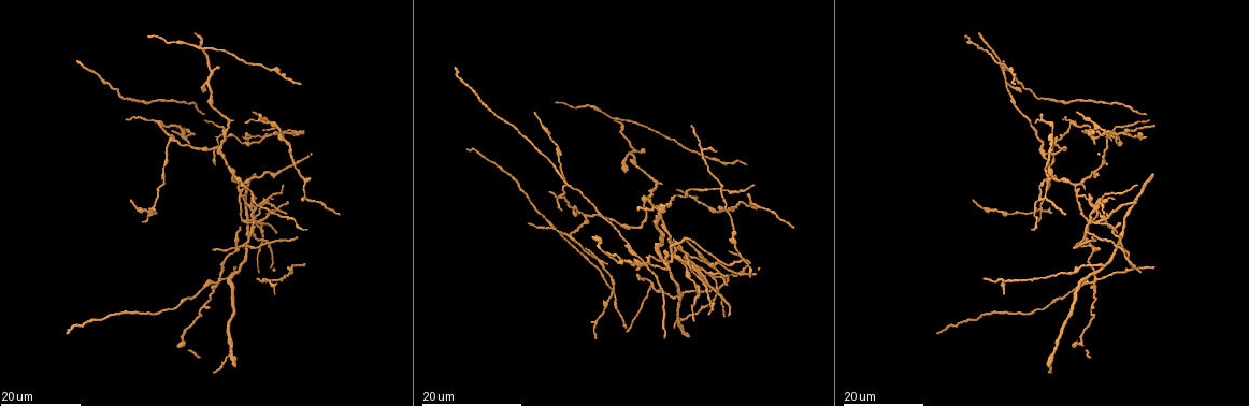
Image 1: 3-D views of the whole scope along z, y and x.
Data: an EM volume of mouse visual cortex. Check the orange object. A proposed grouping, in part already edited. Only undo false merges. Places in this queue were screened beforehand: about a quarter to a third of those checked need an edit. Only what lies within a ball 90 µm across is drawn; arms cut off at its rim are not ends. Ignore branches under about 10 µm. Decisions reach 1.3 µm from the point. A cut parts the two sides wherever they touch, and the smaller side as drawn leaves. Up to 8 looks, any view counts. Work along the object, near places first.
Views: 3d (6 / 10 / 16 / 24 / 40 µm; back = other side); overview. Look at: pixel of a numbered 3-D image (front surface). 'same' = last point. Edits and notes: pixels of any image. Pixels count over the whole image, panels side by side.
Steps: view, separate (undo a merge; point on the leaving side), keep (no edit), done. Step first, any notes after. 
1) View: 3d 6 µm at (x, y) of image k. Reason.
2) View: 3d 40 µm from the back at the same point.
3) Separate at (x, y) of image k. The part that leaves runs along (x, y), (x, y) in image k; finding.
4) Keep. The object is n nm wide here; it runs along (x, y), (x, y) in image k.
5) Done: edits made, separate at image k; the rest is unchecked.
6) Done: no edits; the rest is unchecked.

View: 3d 24 µm at (157, 122) of image 1. Three-way junction.

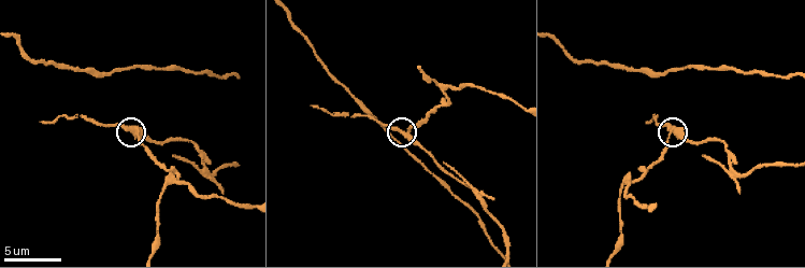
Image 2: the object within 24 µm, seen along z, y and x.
View: 3d 10 µm at (134, 129) of image 2. Zoom in.

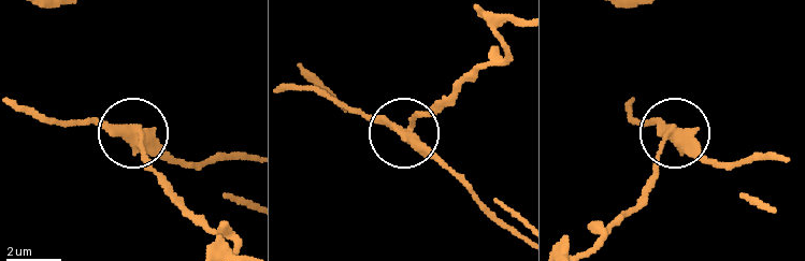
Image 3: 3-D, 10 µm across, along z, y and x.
Separate at (692, 156) of image 3. 3 arms meet here; the part that leaves runs along (670, 130), (724, 164), (780, 160) in image 3; a second neuron is stuck on.

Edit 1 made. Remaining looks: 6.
View: 3d 24 µm at (645, 204) of image 1. Arms part here.

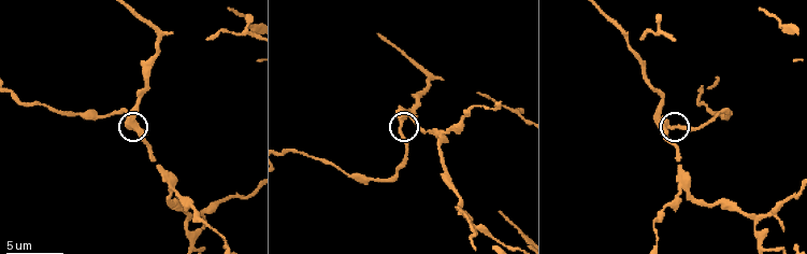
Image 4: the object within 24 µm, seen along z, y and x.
View: 3d 10 µm at (402, 122) of image 4.

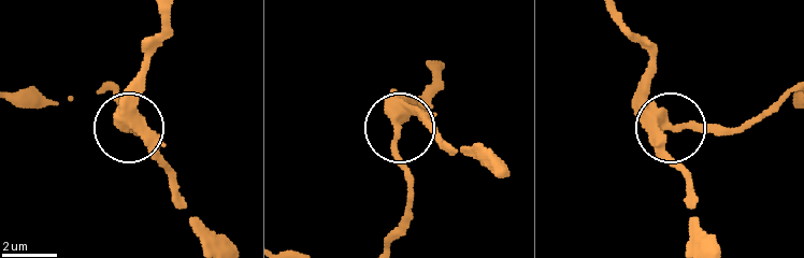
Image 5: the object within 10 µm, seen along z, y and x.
Keep. 3 arms meet here; it runs along (172, 169), (126, 127), (140, 87), (140, 48) in image 5; all the same neuron.

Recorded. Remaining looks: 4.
View: 3d 16 µm at (1054, 125) of image 1. Sudden change in width.

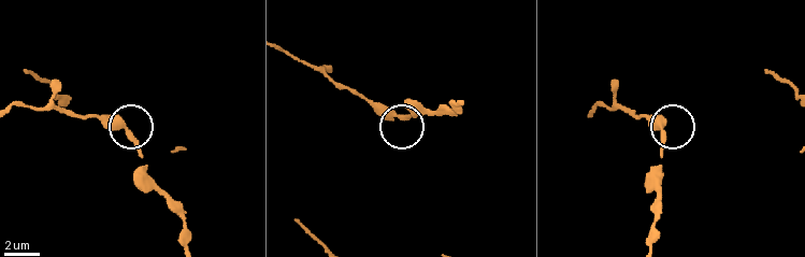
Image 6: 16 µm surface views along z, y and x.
View: 3d 10 µm at (125, 134) of image 6.

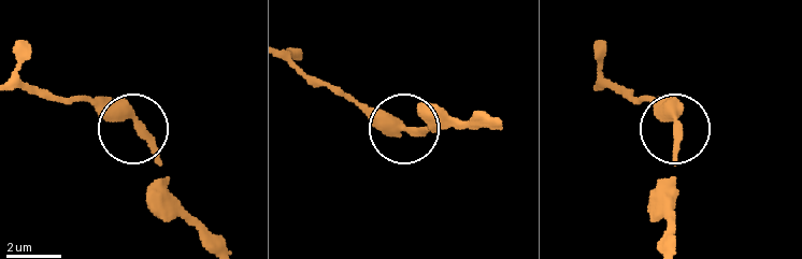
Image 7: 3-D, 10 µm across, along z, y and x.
View: 3d 10 µm from the back at (403, 128) of image 7.

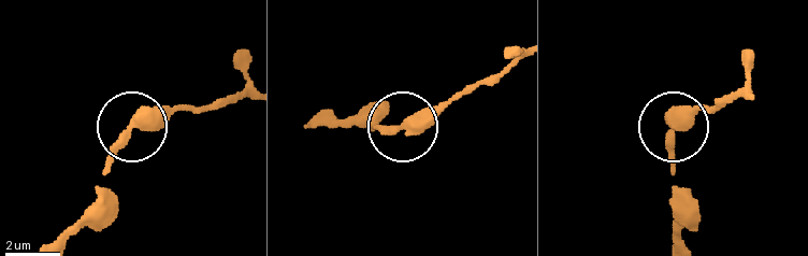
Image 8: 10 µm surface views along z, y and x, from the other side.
Keep. One neuron here.

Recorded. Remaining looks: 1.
View: 3d 10 µm at (685, 192) of image 4. Small branch off a trunk.

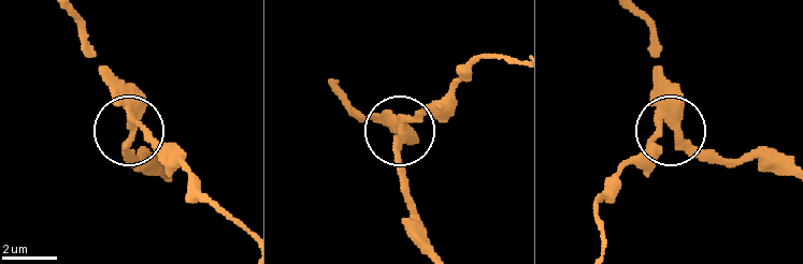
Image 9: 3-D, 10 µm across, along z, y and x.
Keep. It runs along (649, 22), (656, 96), (670, 123), (617, 176) in image 9; continuous, no second neuron.

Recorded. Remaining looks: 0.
Done: edits made, separate at image 3; the rest is unchecked.

